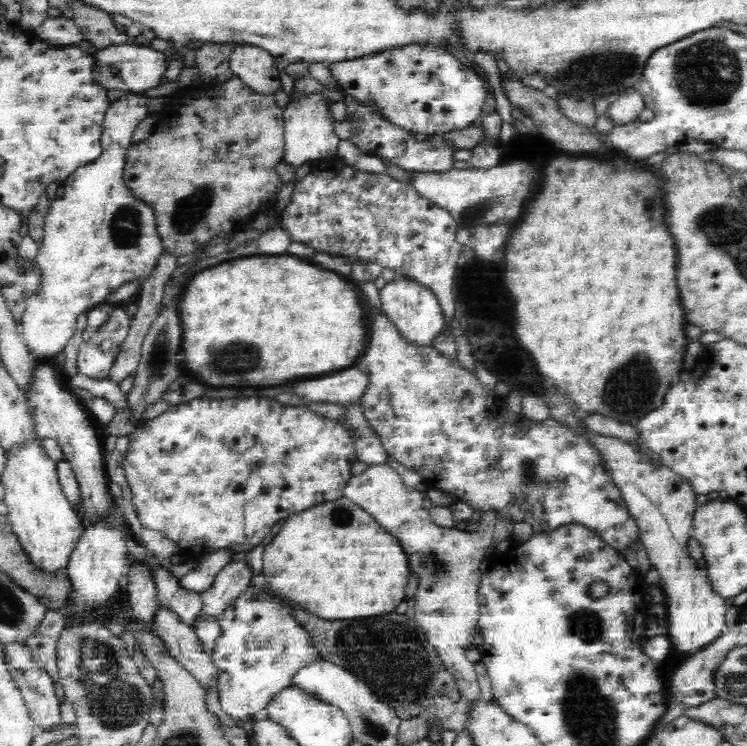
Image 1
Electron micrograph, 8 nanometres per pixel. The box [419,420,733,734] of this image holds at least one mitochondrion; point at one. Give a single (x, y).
(587, 625)

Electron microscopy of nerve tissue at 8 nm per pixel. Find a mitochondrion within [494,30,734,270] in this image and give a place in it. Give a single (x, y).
(615, 66)

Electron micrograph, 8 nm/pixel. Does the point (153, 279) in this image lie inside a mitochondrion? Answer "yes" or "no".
no

